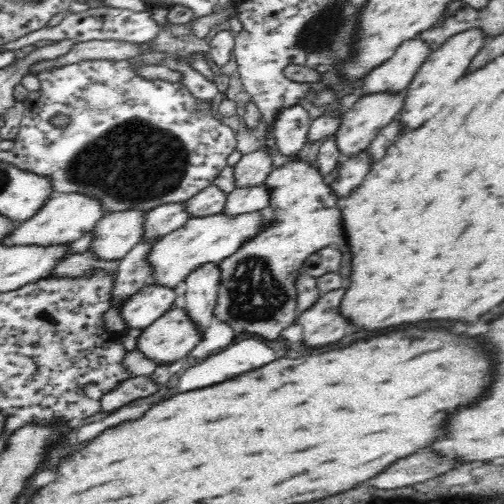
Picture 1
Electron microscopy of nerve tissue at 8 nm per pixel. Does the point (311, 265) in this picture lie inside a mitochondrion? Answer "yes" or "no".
no

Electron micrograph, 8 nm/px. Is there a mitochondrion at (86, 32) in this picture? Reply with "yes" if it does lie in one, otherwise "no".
no

